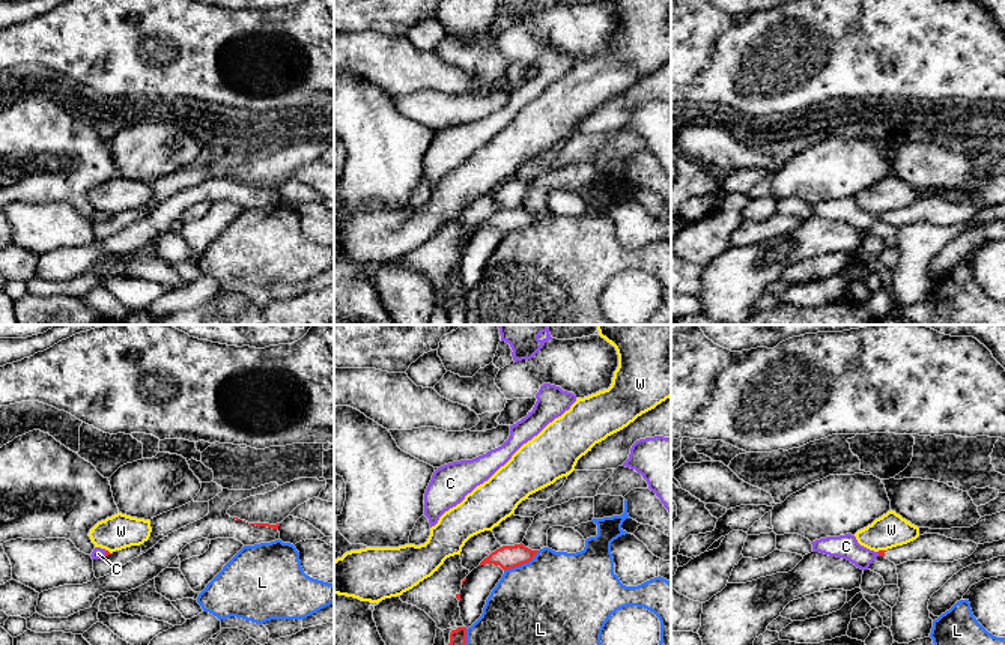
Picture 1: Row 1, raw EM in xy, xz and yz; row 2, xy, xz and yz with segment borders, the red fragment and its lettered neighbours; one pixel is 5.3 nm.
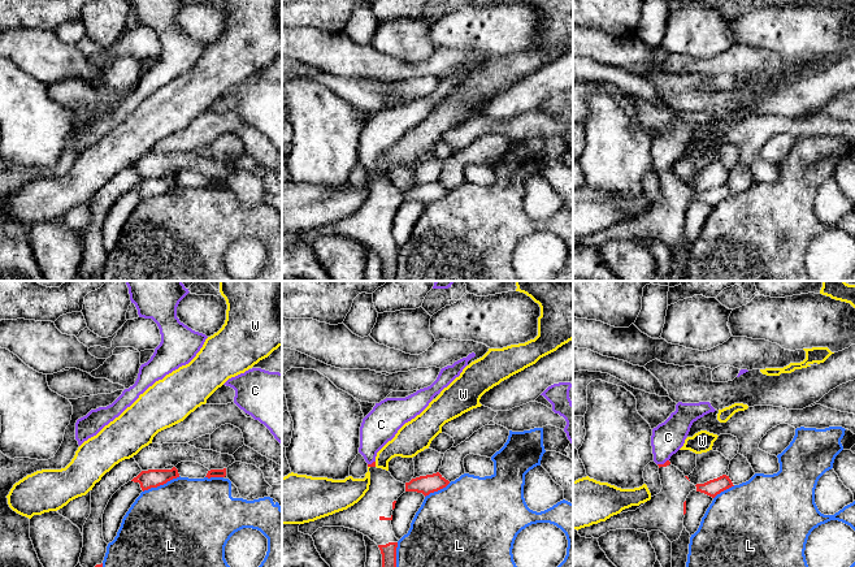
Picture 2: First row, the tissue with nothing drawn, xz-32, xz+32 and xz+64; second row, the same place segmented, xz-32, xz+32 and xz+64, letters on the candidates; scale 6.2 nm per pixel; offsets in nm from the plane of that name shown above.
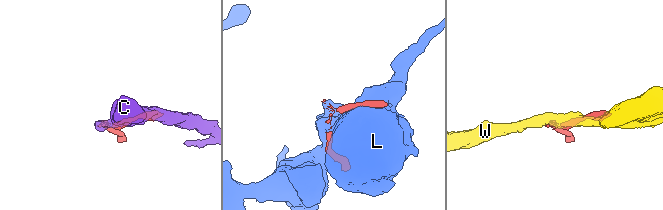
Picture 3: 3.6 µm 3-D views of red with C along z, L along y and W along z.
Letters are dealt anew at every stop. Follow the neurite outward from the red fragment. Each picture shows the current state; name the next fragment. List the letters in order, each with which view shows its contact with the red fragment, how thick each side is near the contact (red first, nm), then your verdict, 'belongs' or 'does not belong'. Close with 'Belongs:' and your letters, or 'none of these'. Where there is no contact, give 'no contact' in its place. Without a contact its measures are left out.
C: meets red in xy; 20 nm thick on the red side, 60 nm on the other; belongs
L: meets red in xz; 130 nm thick on the red side, 500 nm on the other; does not belong
W: meets red in yz; 30 nm thick on the red side, 180 nm on the other; does not belong
Belongs: C

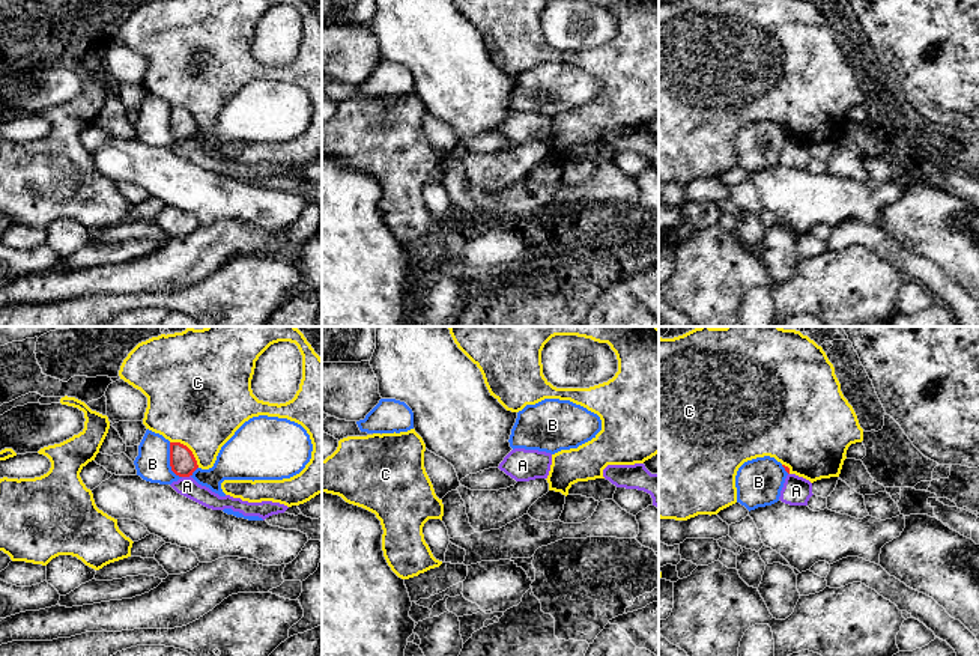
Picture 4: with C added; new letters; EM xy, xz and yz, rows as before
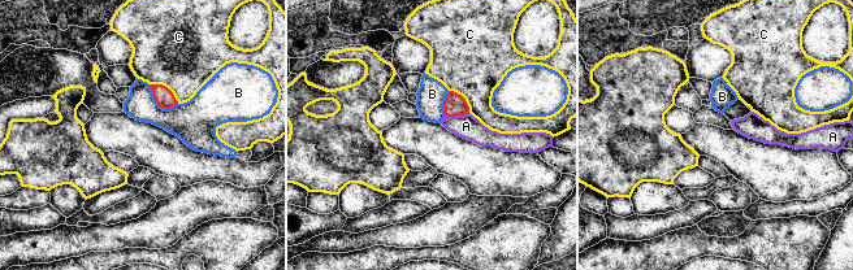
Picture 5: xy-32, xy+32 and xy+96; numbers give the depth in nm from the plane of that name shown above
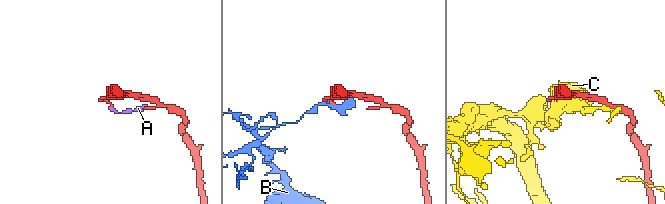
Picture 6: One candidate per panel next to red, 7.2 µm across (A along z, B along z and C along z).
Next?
A: meets red in xy; 140 nm thick on the red side, 110 nm on the other; does not belong
B: meets red in xy; 140 nm thick on the red side, 190 nm on the other; does not belong
C: meets red in xy; 140 nm thick on the red side, 480 nm on the other; does not belong
Belongs: none of these

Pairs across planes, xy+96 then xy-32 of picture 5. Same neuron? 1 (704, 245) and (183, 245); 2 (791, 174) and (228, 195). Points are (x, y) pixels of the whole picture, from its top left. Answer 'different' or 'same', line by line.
1: same
2: different

